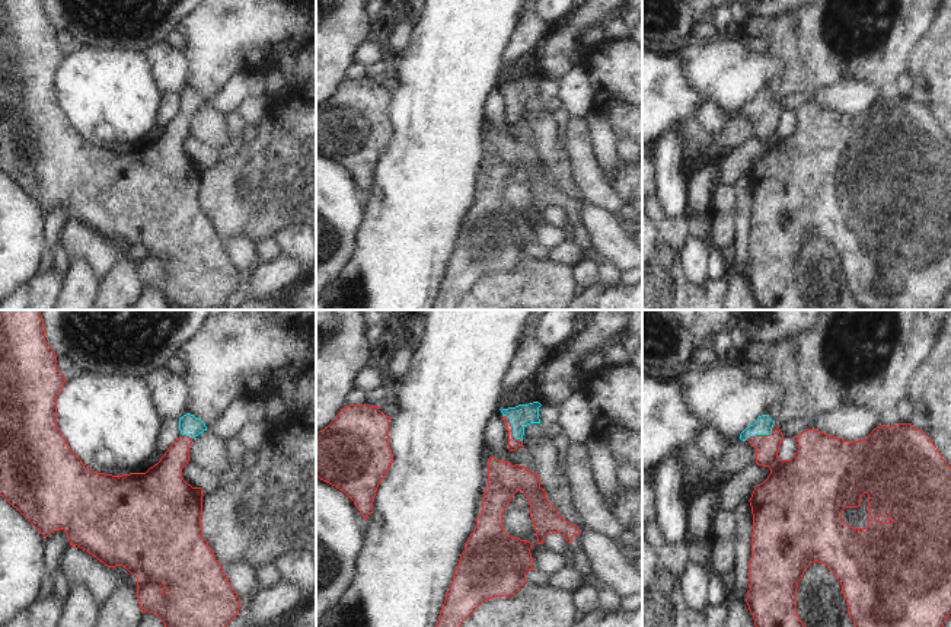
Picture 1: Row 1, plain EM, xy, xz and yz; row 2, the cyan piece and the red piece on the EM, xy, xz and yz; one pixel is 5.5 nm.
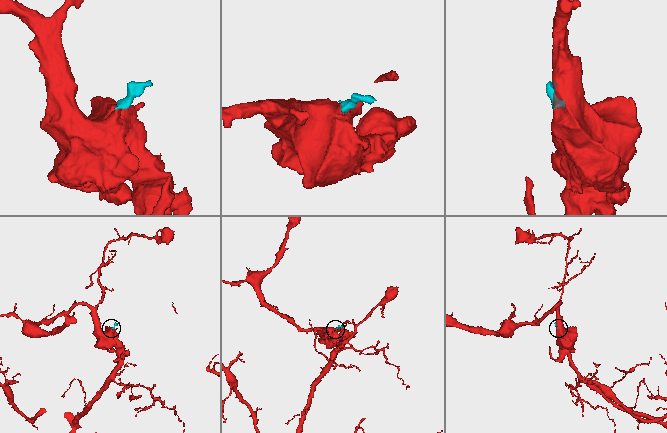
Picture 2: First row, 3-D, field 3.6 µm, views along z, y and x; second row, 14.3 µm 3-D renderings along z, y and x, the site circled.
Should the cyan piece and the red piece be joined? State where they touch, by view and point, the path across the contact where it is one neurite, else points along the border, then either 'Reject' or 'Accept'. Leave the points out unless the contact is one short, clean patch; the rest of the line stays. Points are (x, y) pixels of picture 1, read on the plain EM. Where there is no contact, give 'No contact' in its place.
Touches cyan at yz (762, 108). Path across: yz (763, 99), (762, 108), (766, 130), (784, 147). Accept.

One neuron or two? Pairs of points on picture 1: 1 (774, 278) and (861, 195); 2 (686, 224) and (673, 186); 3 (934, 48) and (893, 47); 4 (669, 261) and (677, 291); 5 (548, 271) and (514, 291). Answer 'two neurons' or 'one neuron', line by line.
1: one neuron
2: two neurons
3: two neurons
4: one neuron
5: one neuron

